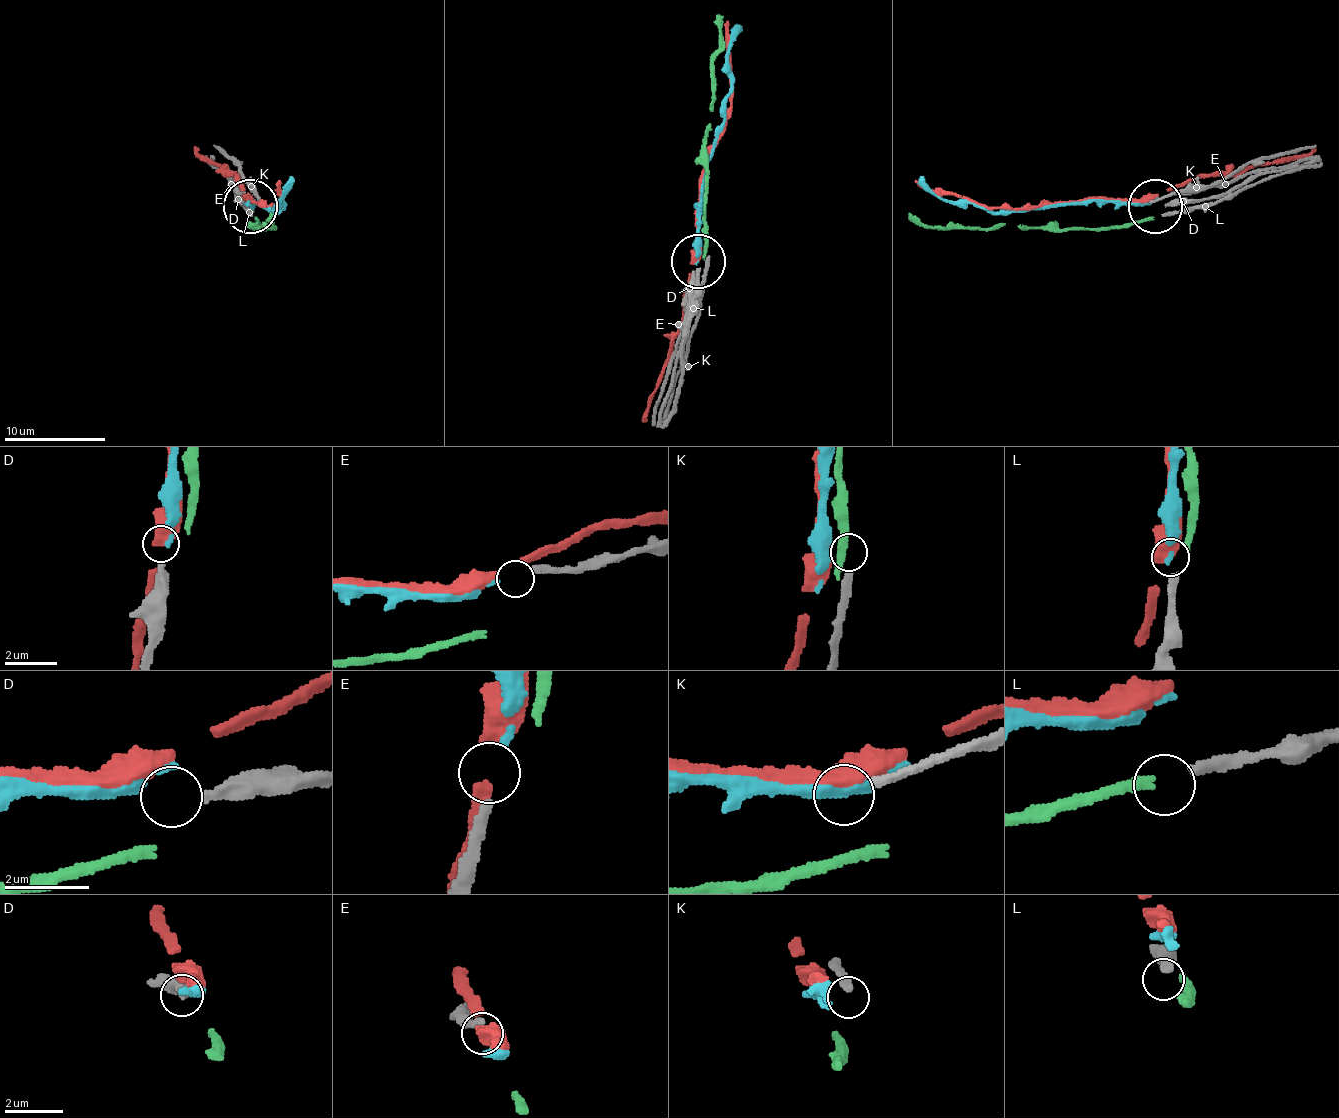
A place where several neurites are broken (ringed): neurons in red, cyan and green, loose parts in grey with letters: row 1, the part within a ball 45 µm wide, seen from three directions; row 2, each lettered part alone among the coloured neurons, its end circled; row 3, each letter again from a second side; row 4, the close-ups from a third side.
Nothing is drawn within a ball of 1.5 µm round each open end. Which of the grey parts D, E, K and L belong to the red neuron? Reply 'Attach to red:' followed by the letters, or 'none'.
Attach to red: none

